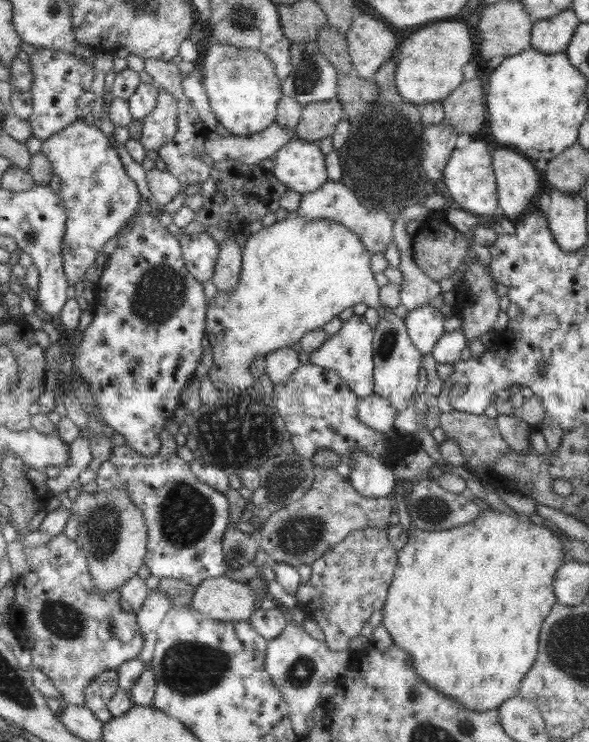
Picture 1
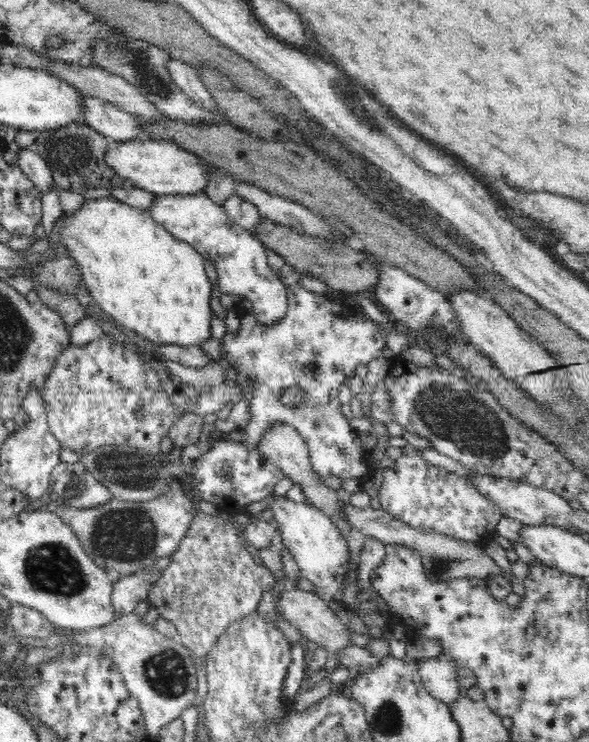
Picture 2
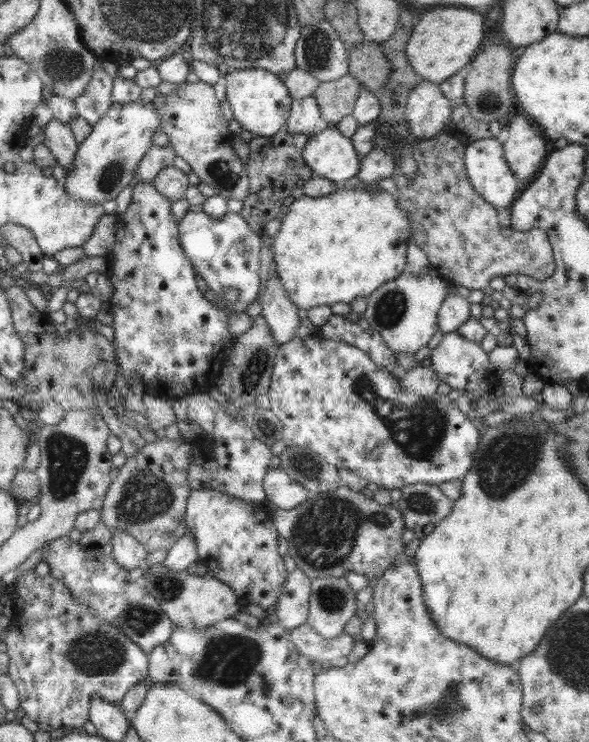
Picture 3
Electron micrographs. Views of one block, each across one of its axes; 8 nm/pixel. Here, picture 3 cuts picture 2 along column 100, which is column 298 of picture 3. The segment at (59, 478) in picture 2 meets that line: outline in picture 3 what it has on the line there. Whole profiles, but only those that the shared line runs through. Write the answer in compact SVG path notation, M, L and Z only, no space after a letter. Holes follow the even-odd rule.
M280 467L269 470L263 484L266 500L285 510L300 506L312 496L302 485L292 481Z

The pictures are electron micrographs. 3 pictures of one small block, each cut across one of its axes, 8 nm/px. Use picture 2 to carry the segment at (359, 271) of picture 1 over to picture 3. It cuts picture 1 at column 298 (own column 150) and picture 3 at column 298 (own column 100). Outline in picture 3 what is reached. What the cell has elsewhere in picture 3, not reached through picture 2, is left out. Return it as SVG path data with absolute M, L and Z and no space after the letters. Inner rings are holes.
M341 186L325 197L314 198L304 194L290 201L281 218L280 230L272 239L272 258L286 294L298 309L310 310L313 306L324 305L331 307L337 302L349 304L358 296L368 299L386 281L407 274L407 244L413 241L412 235L409 214L401 209L390 193L347 190Z

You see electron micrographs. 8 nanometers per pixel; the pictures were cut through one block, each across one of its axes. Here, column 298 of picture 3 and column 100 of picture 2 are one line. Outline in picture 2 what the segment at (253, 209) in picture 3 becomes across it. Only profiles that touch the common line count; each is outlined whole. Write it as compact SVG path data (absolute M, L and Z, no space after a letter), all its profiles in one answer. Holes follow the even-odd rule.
M72 122L68 126L58 128L58 130L50 130L50 132L34 131L34 134L36 140L32 149L42 156L48 168L51 168L53 184L57 188L85 195L90 188L107 188L110 190L116 187L134 187L133 182L120 178L106 164L105 152L112 142L86 123L80 125Z

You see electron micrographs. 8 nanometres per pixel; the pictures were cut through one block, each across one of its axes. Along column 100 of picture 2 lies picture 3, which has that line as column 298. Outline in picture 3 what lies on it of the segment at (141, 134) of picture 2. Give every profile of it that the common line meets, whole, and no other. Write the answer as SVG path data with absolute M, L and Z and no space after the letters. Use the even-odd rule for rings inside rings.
M313 96L293 99L290 118L284 127L288 133L315 136L330 127L330 123L322 117L318 101Z

